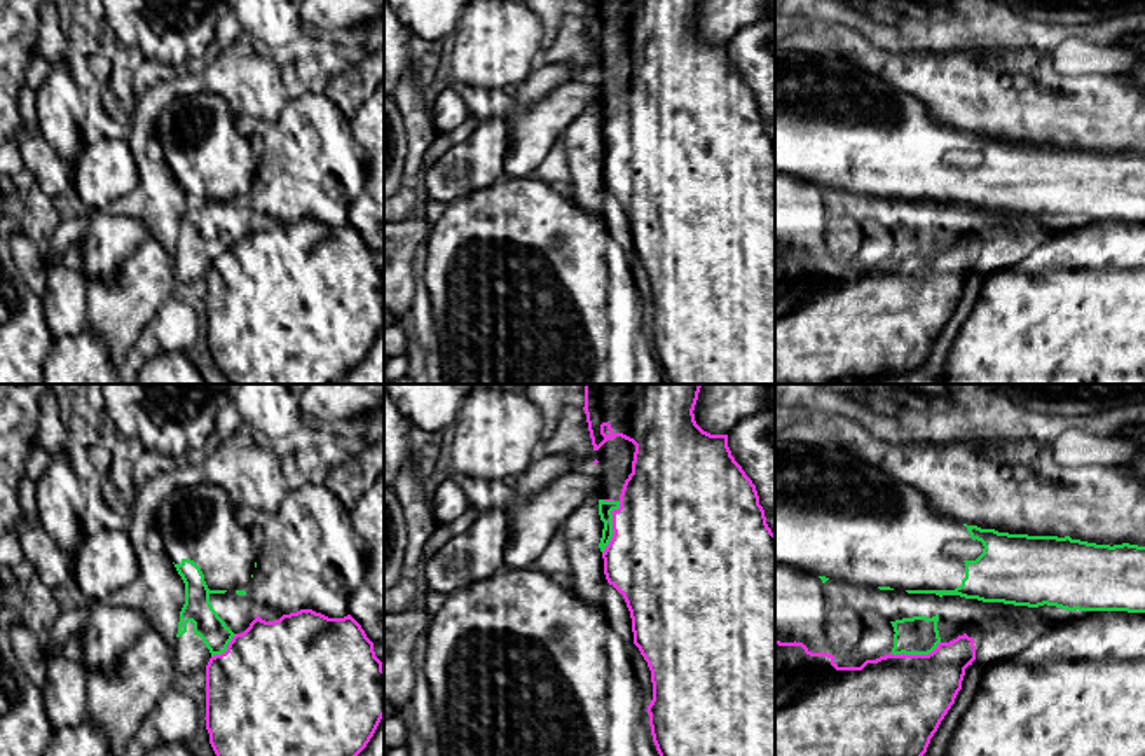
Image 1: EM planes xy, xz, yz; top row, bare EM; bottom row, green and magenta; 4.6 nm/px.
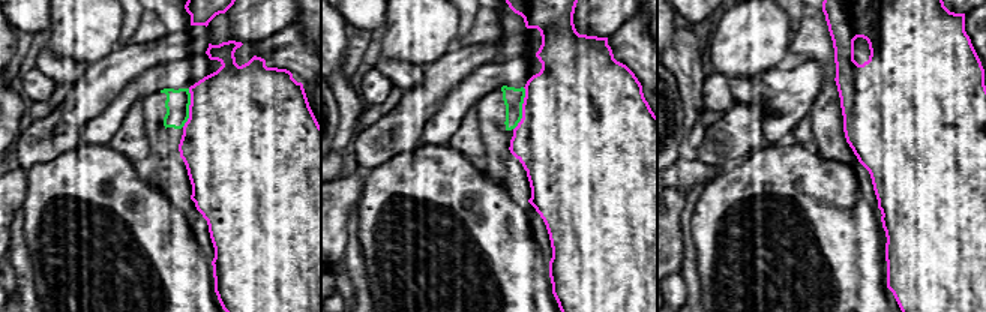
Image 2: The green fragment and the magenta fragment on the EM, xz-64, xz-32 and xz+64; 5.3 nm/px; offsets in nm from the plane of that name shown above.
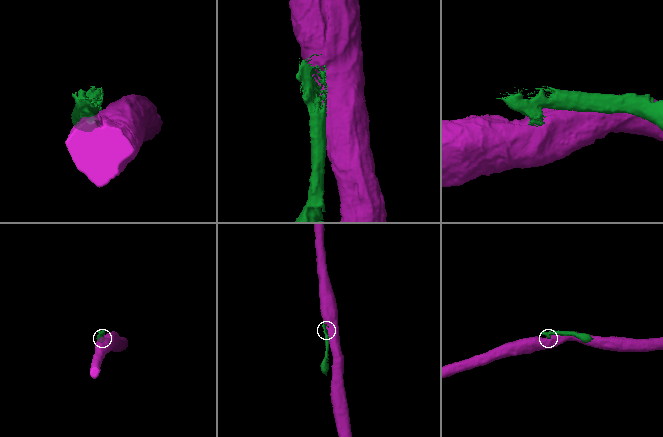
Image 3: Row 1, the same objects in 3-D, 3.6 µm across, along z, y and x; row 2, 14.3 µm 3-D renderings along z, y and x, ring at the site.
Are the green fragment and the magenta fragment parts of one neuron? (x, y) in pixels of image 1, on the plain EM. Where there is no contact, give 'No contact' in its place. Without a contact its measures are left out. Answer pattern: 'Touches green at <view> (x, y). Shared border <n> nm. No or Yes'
Touches green at xz (611, 137). Shared border 260 nm. No

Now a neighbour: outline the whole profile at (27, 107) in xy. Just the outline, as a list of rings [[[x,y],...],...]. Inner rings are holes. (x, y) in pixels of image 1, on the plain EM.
[[[24,86],[17,94],[17,110],[19,110],[23,126],[30,129],[38,127],[35,93],[28,86]]]

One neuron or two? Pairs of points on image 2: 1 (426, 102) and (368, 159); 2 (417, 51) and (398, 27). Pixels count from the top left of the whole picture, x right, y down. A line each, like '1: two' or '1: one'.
1: one
2: one

